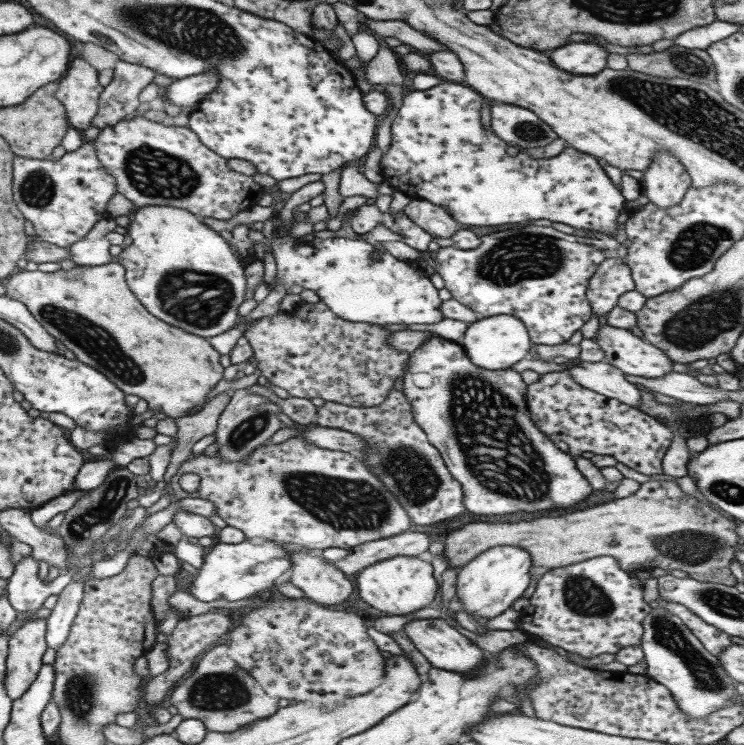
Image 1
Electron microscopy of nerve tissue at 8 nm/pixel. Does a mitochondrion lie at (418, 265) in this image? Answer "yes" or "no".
no

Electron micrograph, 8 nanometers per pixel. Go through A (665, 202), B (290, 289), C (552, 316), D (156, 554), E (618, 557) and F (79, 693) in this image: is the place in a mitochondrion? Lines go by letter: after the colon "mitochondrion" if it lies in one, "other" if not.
A: other
B: other
C: other
D: other
E: other
F: mitochondrion

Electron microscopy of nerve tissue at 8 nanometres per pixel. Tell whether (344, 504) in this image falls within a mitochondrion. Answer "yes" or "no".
yes

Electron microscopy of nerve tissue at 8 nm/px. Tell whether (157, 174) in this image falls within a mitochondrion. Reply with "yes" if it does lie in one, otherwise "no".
yes

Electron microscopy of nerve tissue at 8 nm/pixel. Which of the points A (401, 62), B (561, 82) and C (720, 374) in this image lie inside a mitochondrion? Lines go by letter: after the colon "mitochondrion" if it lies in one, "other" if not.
A: other
B: other
C: other

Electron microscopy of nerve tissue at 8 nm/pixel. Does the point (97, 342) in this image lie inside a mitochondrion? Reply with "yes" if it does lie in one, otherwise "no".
yes

